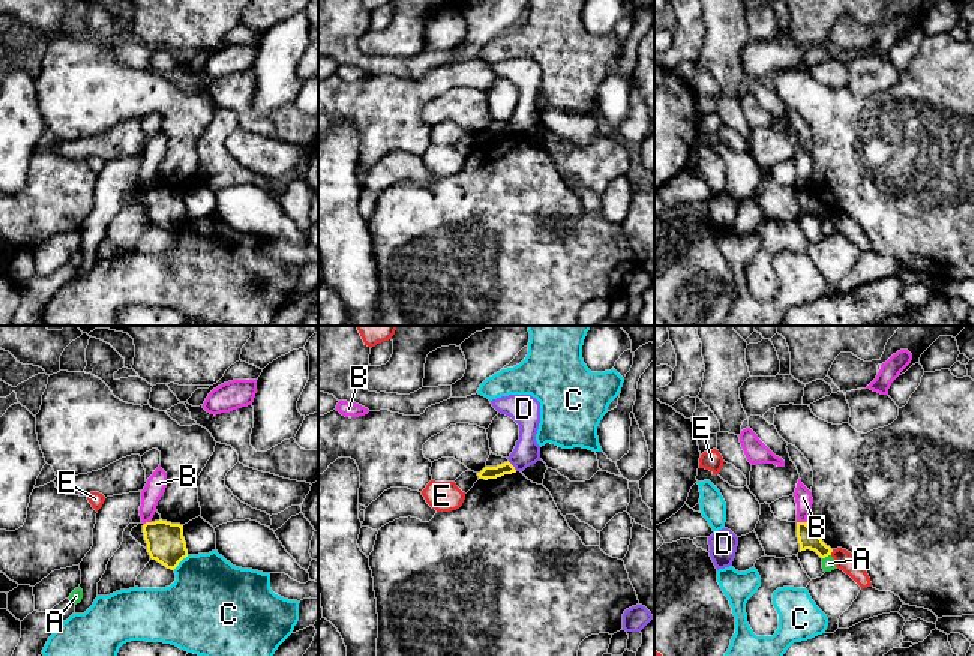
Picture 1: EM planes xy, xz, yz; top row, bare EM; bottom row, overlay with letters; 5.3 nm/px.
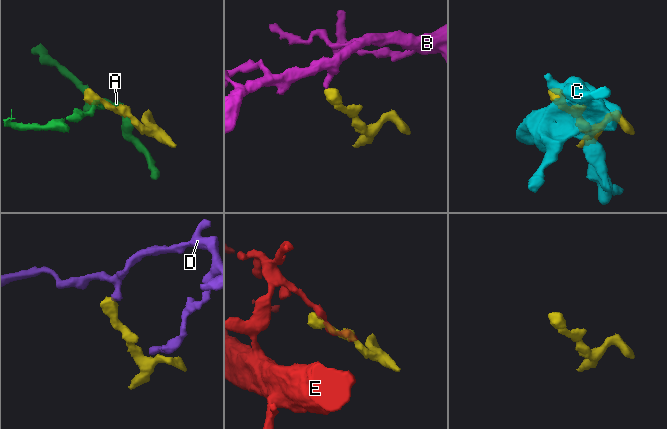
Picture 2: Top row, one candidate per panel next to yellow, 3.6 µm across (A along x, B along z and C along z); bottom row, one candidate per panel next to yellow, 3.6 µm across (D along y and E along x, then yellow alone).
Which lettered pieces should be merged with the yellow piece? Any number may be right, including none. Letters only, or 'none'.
none

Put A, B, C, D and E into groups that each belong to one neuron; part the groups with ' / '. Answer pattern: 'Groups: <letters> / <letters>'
Groups: A / B / C / D / E

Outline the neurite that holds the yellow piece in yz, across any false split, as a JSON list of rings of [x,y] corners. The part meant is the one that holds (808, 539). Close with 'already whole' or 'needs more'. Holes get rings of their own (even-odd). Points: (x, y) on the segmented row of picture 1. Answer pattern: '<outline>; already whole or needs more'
[[[797,522],[797,537],[800,552],[810,549],[815,551],[821,558],[825,558],[833,552],[833,549],[822,542],[822,539],[807,525],[807,522]]]; already whole

